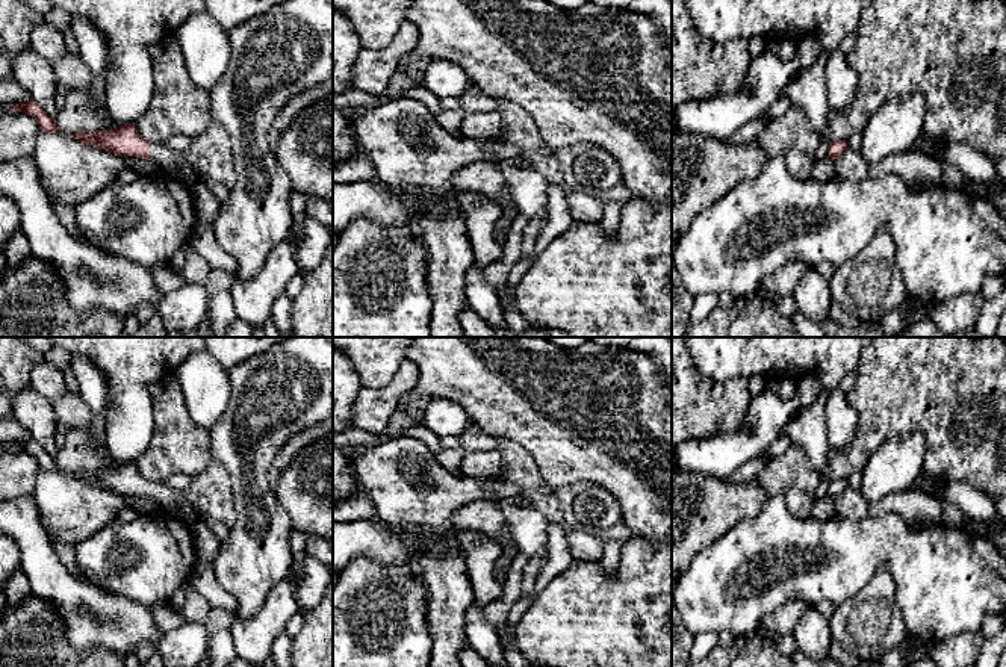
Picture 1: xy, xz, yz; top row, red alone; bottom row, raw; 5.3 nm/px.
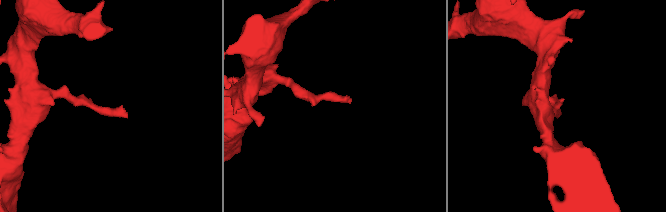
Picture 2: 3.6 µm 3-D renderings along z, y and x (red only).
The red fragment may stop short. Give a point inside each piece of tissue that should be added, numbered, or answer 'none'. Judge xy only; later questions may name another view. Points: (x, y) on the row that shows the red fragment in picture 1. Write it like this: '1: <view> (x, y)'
1: xy (174, 164)

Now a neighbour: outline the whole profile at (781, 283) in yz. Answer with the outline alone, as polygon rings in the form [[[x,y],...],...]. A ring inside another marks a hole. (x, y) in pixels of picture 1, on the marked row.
[[[790,262],[770,274],[762,283],[759,283],[756,293],[767,293],[775,296],[794,295],[796,286],[808,269],[809,265],[805,262]]]

